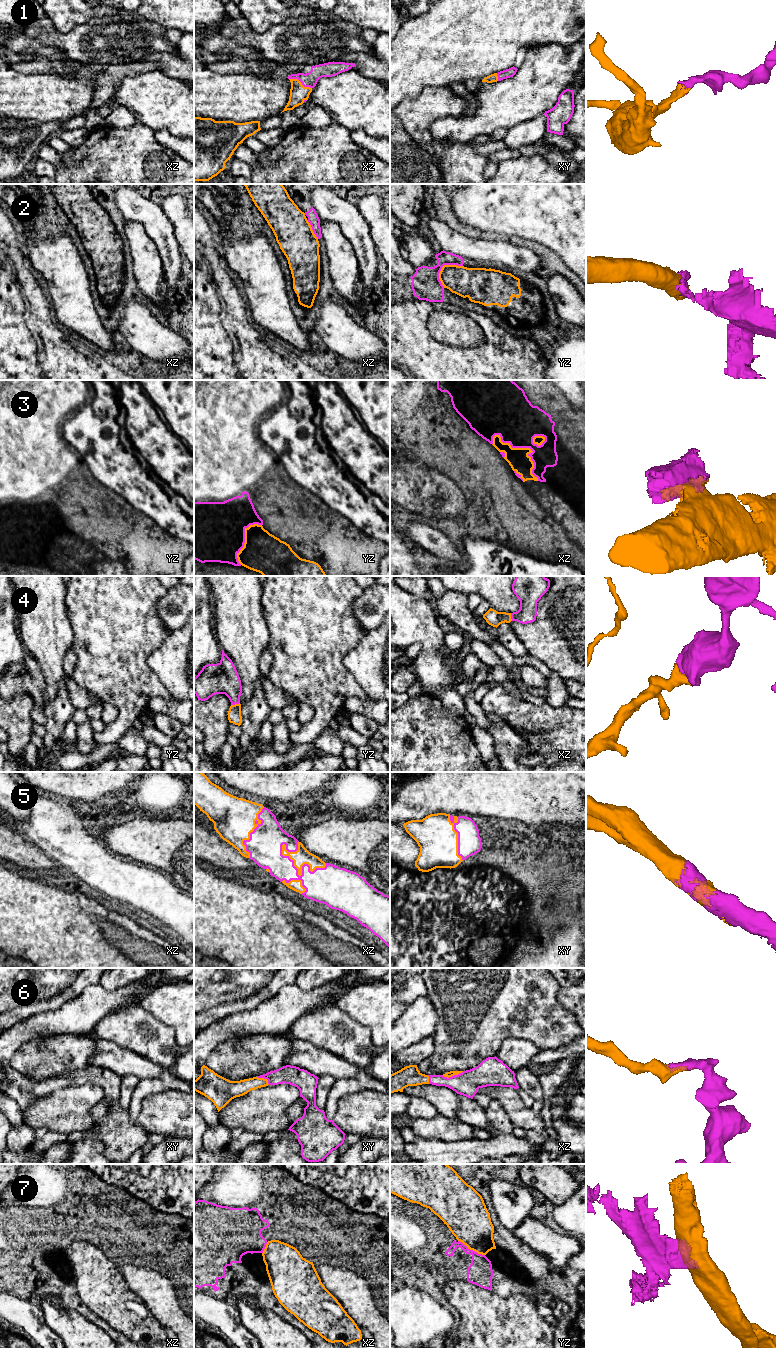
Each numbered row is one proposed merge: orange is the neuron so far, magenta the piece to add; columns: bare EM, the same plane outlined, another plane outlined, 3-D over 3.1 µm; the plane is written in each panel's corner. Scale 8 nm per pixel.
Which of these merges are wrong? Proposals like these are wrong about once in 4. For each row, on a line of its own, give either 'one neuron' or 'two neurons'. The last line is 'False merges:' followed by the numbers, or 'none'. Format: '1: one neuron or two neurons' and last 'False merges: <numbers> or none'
1: one neuron
2: one neuron
3: two neurons
4: one neuron
5: one neuron
6: one neuron
7: two neurons
False merges: 3, 7

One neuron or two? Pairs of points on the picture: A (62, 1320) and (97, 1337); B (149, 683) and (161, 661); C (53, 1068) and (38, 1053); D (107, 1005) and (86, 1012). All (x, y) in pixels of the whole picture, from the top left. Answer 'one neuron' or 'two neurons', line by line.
A: one neuron
B: two neurons
C: one neuron
D: one neuron

